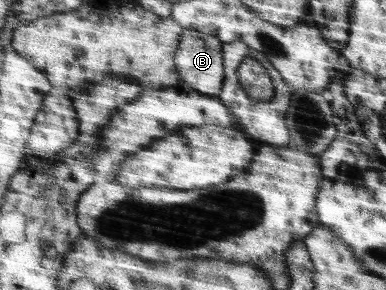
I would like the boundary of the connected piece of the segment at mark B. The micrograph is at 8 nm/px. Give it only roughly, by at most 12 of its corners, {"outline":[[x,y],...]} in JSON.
{"outline":[[185,29],[177,63],[182,86],[220,96],[225,43]]}

